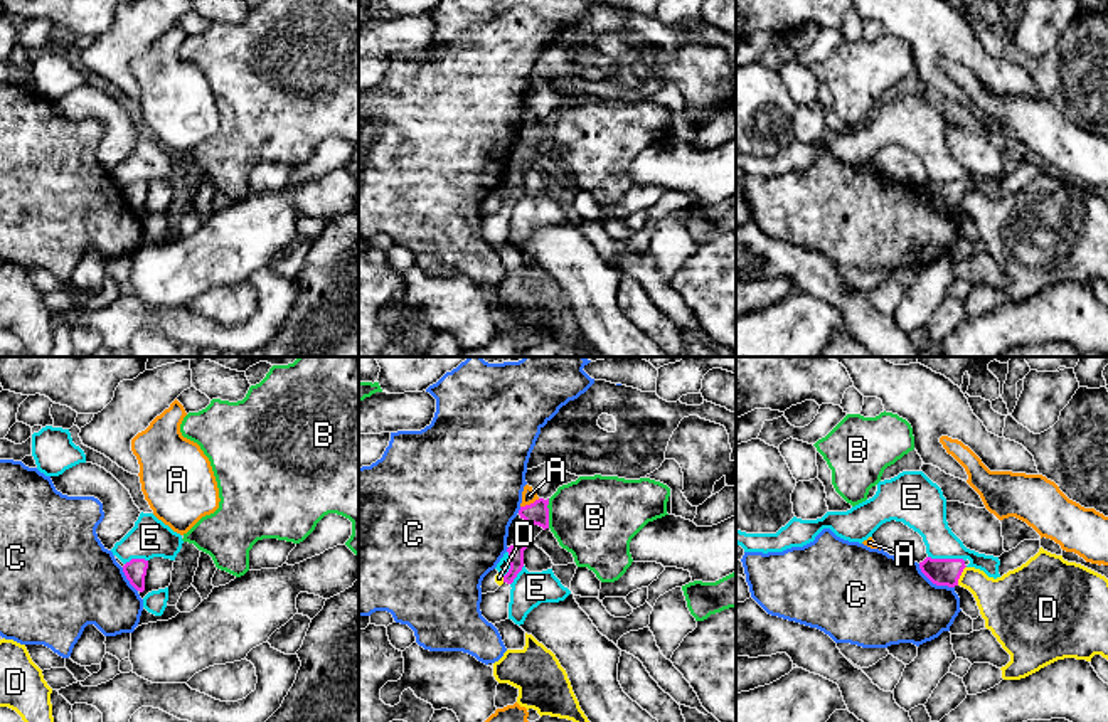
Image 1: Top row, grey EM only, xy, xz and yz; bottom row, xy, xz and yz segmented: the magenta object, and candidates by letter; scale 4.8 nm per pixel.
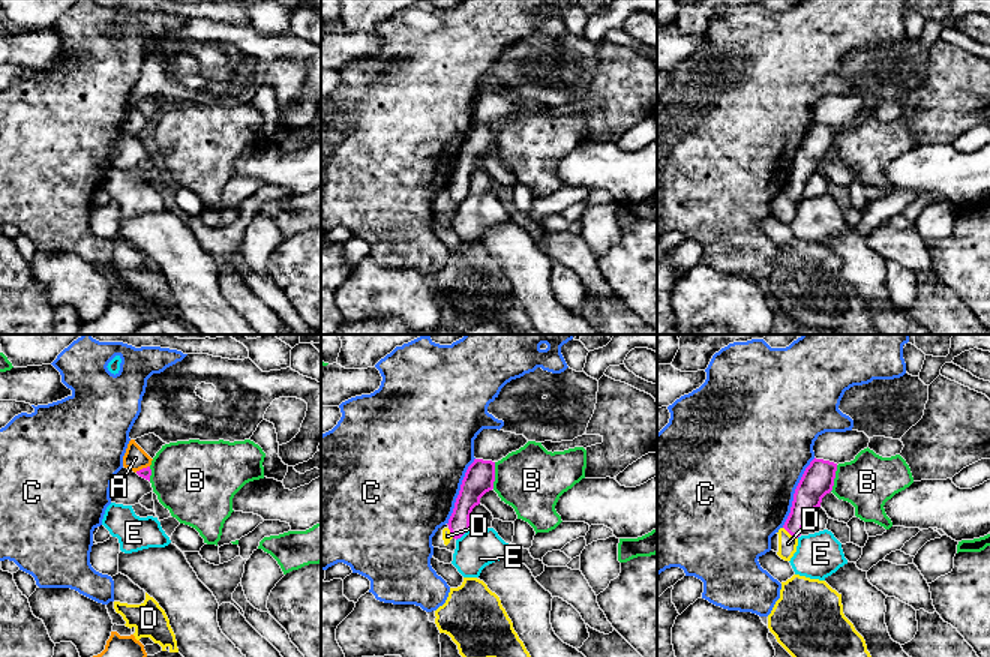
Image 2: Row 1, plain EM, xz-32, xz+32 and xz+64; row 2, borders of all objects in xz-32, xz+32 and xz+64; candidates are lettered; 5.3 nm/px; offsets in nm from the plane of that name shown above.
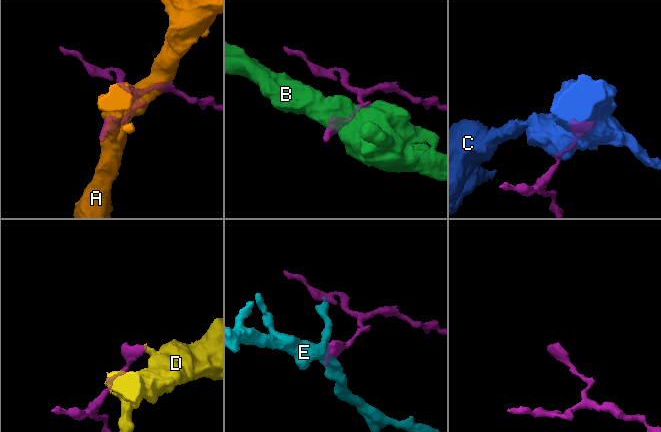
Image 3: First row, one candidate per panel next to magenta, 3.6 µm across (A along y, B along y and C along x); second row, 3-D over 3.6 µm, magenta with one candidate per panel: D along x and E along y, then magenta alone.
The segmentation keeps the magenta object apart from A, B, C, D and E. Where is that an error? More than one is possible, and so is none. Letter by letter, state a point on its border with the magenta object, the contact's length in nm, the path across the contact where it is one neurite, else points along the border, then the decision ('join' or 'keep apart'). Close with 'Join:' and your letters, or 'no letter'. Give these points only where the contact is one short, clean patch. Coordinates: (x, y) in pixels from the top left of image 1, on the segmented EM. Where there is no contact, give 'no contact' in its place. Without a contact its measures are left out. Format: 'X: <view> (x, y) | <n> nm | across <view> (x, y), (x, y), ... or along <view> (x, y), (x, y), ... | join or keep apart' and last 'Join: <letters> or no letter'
A: xz (531, 504) | 100 nm | along xz (539, 499), (521, 507) | keep apart
B: xz (548, 514) | 140 nm | along xz (549, 499), (548, 527) | keep apart
C: yz (935, 583) | 200 nm | keep apart
D: yz (960, 574) | 100 nm | along yz (965, 566), (957, 584) | keep apart
E: yz (947, 559) | 180 nm | keep apart
Join: no letter

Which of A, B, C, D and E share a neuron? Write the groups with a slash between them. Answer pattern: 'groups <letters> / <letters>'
groups A / B / C / D / E

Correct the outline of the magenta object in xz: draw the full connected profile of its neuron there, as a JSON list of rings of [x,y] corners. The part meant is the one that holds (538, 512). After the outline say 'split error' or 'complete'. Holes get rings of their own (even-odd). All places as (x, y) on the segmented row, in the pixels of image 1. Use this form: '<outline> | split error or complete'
[[[539,498],[530,505],[520,507],[519,515],[524,518],[527,523],[534,523],[542,527],[544,530],[549,528],[549,498]]] | complete

